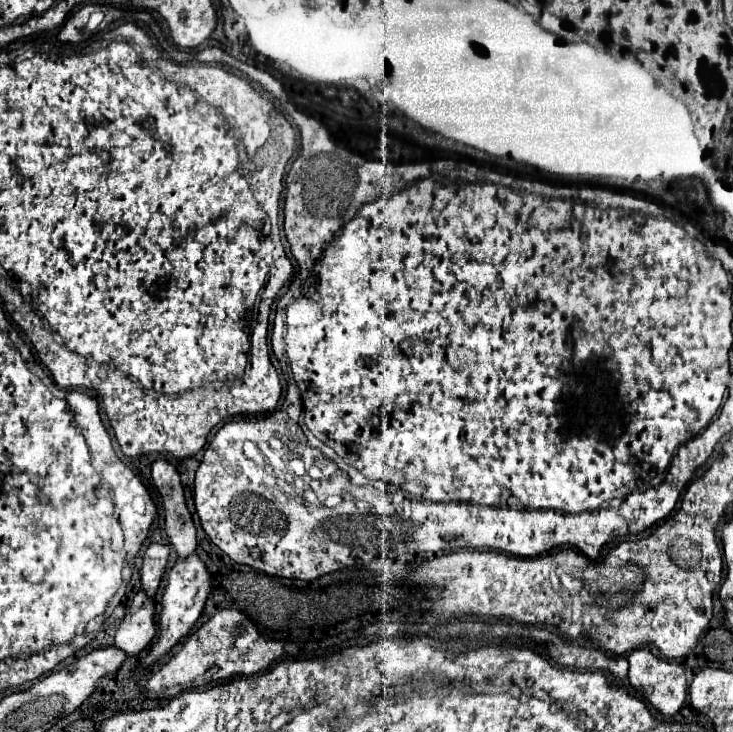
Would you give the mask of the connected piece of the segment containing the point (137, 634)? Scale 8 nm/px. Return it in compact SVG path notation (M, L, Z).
M139 591L135 595L125 619L117 627L113 647L125 651L125 655L141 653L155 637L153 611L155 611L153 601L143 591Z

